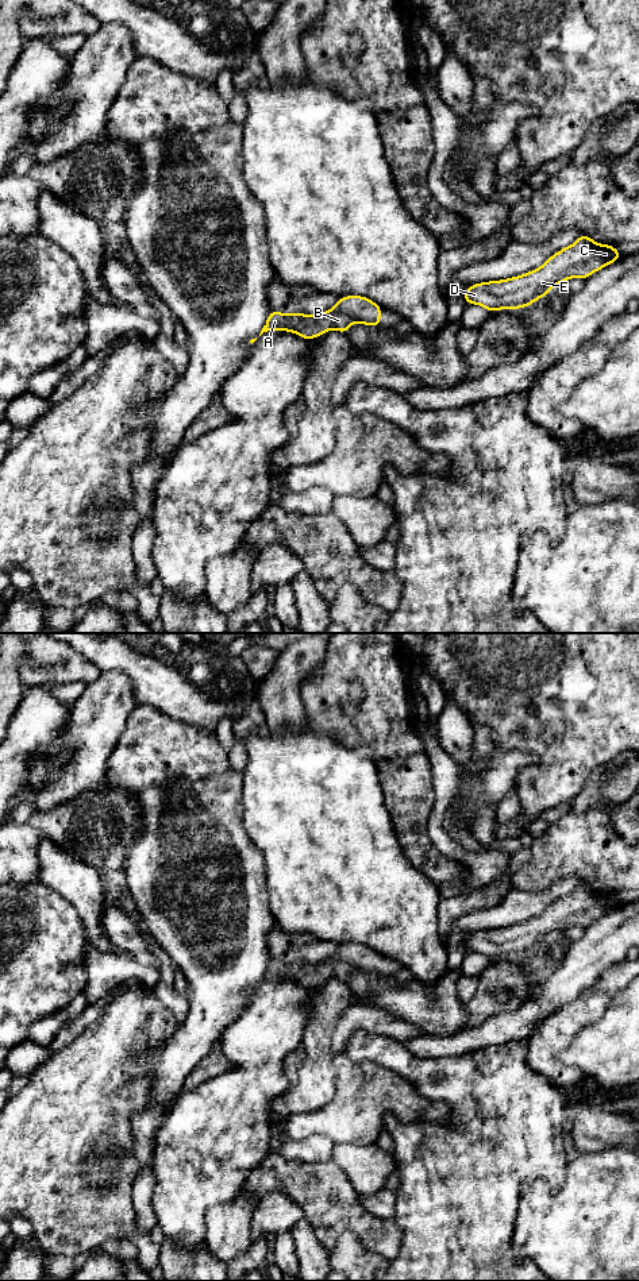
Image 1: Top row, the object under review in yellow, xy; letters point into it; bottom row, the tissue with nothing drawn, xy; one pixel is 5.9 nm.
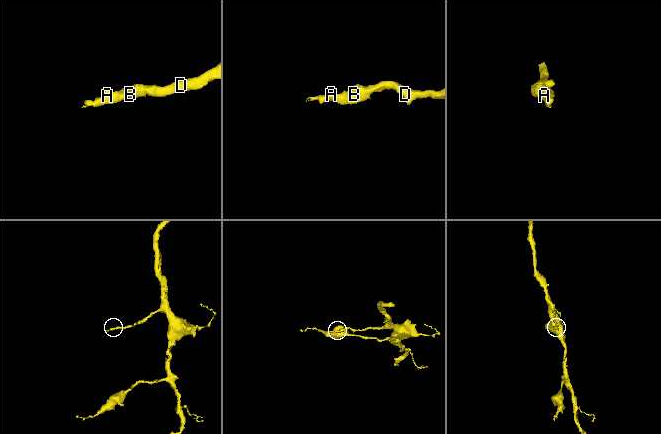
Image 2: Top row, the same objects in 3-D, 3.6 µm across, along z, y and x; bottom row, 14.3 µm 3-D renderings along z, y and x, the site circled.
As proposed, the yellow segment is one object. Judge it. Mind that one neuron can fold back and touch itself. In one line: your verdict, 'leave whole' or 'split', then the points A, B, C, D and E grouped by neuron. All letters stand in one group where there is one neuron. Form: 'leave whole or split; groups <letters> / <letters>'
leave whole; groups A B C D E

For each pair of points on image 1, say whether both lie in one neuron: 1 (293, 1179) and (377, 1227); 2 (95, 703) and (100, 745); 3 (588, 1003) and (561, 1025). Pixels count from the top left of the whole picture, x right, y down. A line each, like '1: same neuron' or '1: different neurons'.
1: same neuron
2: same neuron
3: same neuron

